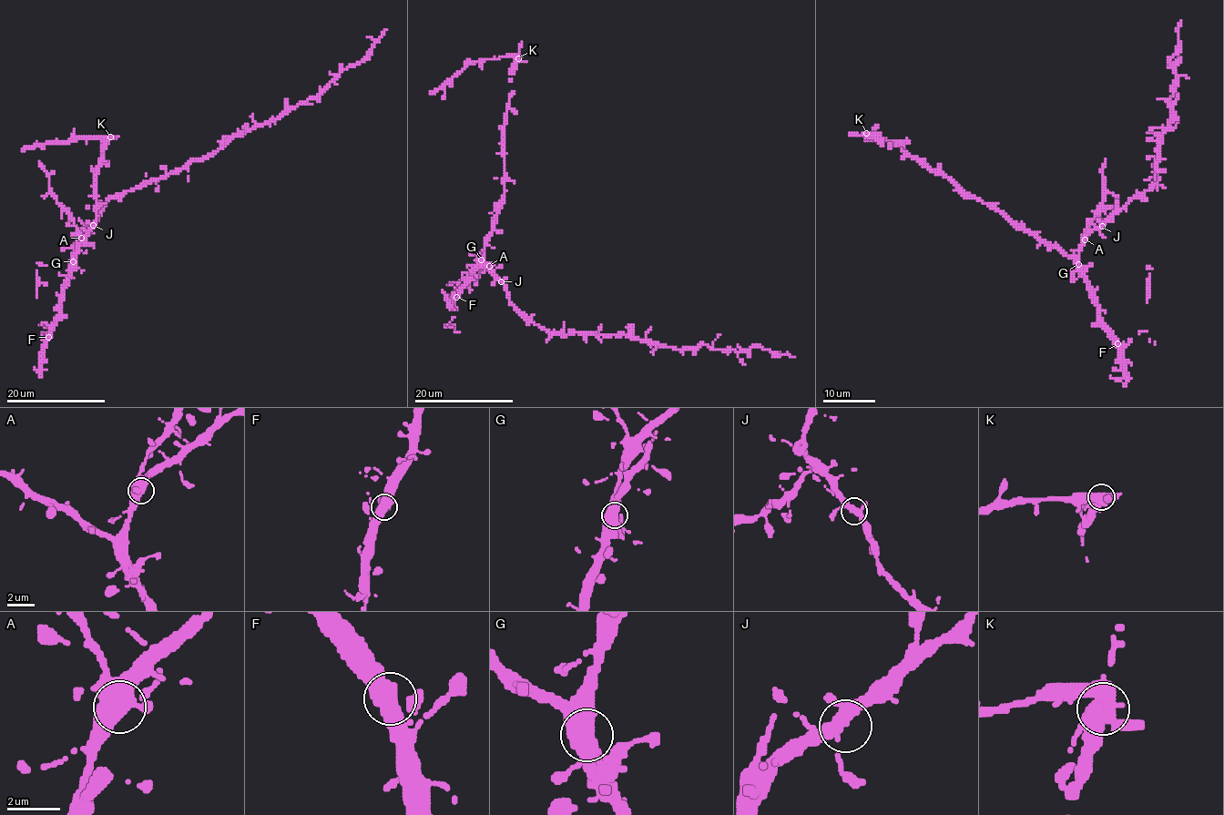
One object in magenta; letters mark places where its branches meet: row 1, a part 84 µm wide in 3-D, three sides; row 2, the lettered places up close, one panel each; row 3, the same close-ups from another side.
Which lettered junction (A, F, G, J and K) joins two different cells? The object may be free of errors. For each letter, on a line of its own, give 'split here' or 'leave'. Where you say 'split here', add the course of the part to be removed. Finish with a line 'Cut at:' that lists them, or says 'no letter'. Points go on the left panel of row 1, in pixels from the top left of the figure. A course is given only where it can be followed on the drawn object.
A: leave
F: leave
G: leave
J: leave
K: split here; foreign part runs (110, 137), (36, 143), (21, 150)
Cut at: K

